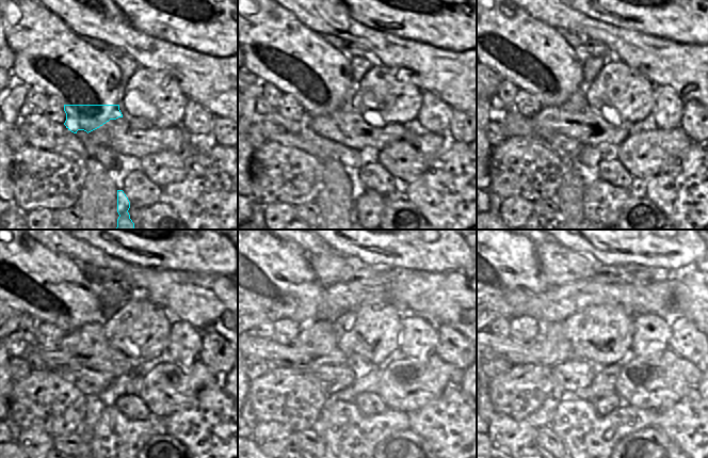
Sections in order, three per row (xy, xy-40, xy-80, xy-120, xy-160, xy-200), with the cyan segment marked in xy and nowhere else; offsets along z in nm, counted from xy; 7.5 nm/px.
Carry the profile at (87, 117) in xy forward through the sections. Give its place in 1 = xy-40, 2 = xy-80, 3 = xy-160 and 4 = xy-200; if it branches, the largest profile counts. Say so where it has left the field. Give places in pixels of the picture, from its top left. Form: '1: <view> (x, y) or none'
1: xy-40 (311, 110)
2: xy-80 (498, 33)
3: xy-160 (275, 273)
4: xy-200 (499, 261)

